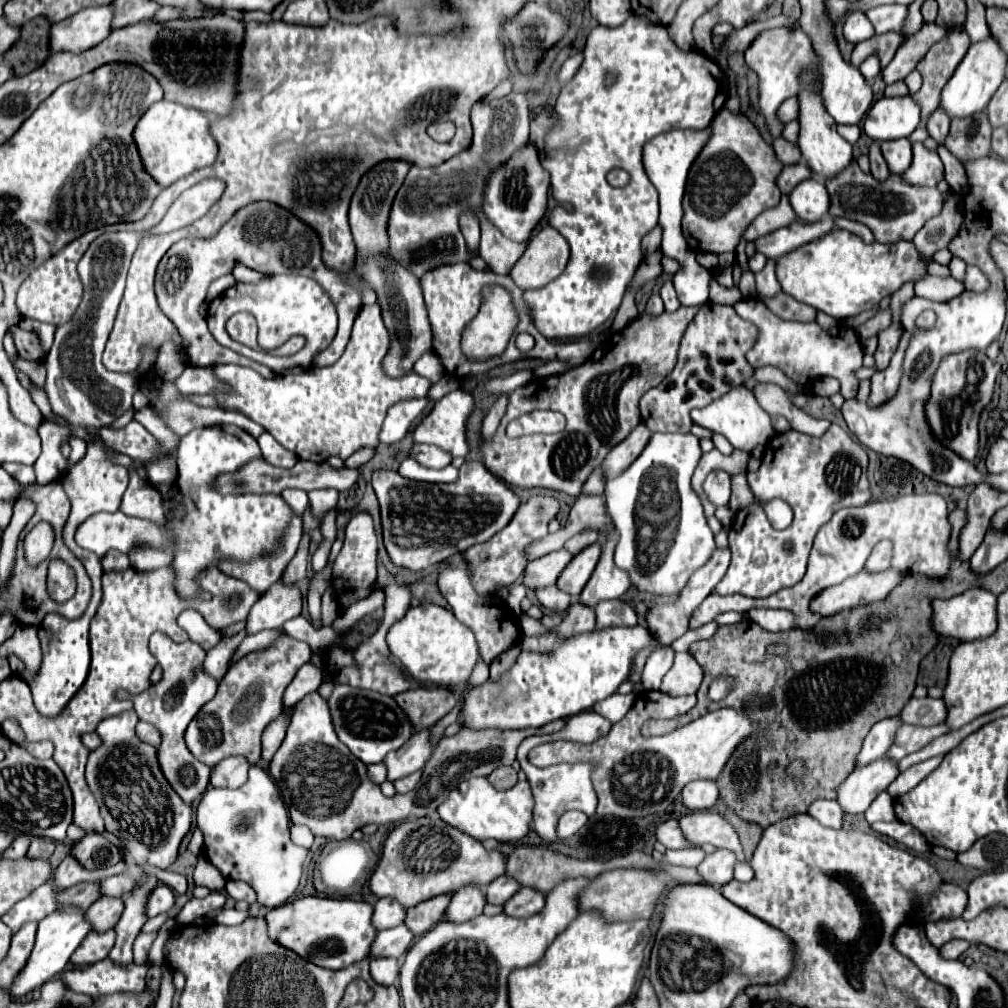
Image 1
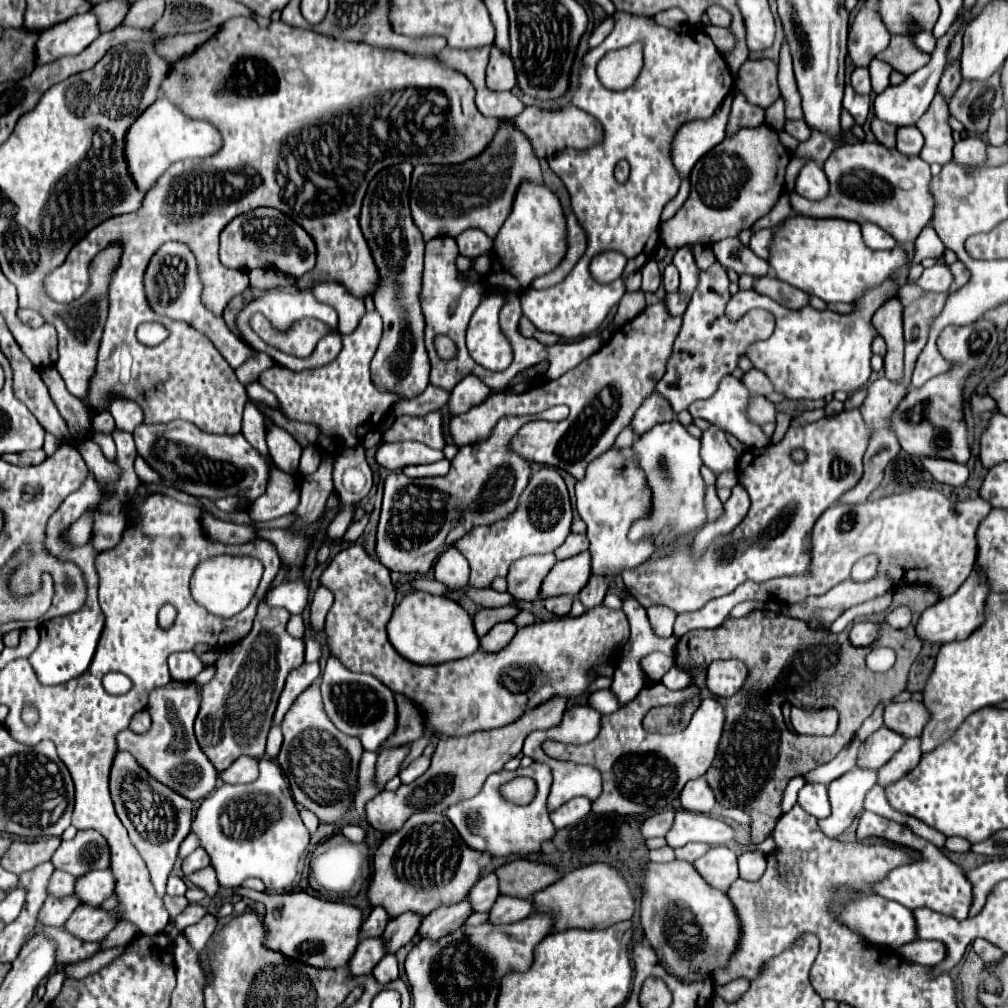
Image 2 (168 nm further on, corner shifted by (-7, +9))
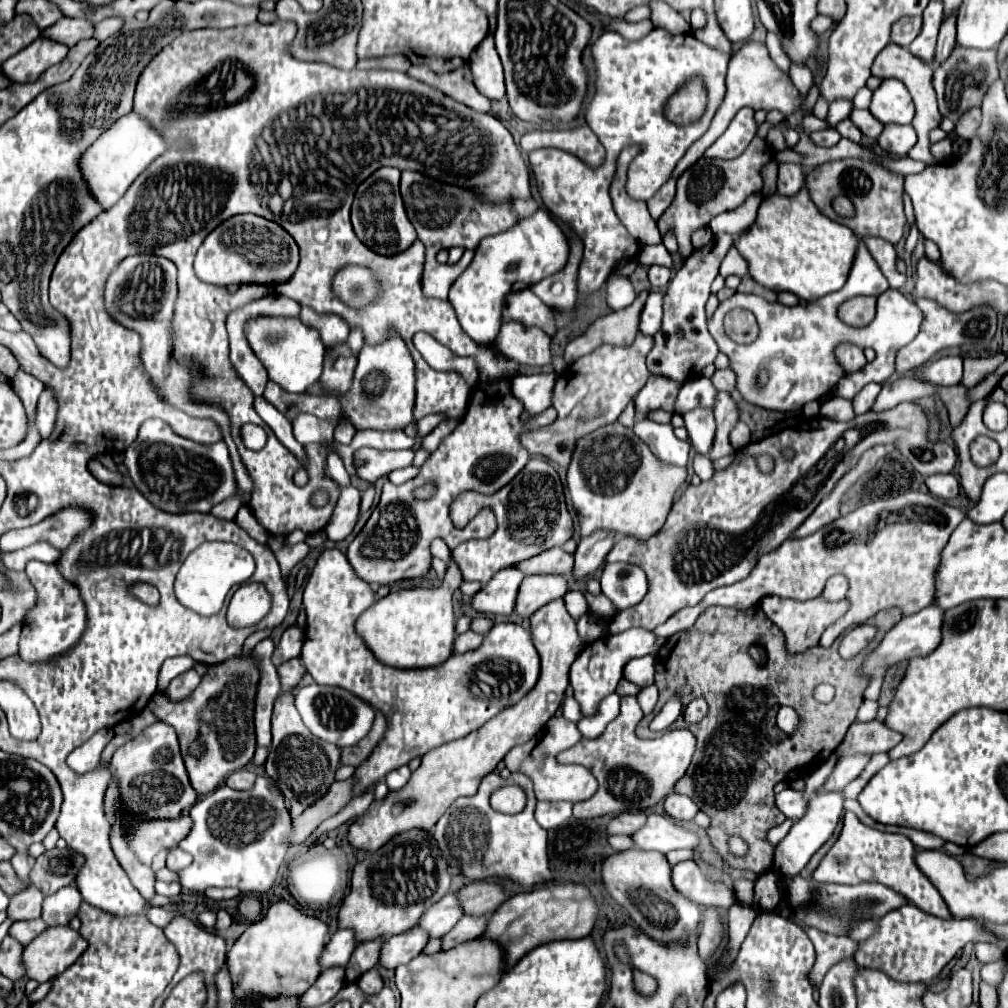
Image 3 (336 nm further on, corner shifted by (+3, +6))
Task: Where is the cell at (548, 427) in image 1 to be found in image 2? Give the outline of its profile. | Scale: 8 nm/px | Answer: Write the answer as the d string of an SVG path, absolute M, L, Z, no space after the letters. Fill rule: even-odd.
M552 406L528 416L502 416L488 440L458 448L450 472L442 478L408 478L402 472L390 472L384 482L384 502L376 532L378 560L392 572L426 574L444 548L460 540L474 526L492 524L508 516L516 508L518 496L530 478L528 460L508 448L512 432L516 434L518 428L530 420L560 422L566 416L566 406ZM468 496L474 496L474 500L466 508L458 508L460 500Z

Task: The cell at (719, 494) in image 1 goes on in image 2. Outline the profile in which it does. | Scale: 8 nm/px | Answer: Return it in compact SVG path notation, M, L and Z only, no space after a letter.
M710 426L702 432L702 462L714 472L720 474L724 470L736 470L736 462L738 462L738 452L730 446L726 432L718 426Z

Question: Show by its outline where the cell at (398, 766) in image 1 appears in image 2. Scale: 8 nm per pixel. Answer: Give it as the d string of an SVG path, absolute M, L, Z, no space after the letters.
M408 746L400 748L388 748L384 752L378 752L378 762L376 762L376 786L384 788L384 784L398 774L398 768L402 760L408 756Z

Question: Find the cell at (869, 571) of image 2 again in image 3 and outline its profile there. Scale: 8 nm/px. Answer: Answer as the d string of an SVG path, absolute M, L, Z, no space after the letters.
M834 575L828 579L826 589L822 591L822 597L826 597L828 601L840 601L844 599L848 593L848 579L846 575Z

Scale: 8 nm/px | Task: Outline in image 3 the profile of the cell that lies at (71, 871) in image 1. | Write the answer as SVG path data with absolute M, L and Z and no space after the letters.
M28 885L24 891L12 897L8 905L8 917L14 921L26 921L26 919L36 919L42 915L42 903L44 903L44 893Z

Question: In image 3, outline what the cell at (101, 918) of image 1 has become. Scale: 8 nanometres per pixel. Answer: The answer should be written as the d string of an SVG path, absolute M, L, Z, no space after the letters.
M68 925L48 927L24 949L26 975L44 983L66 971L88 947L88 941Z

